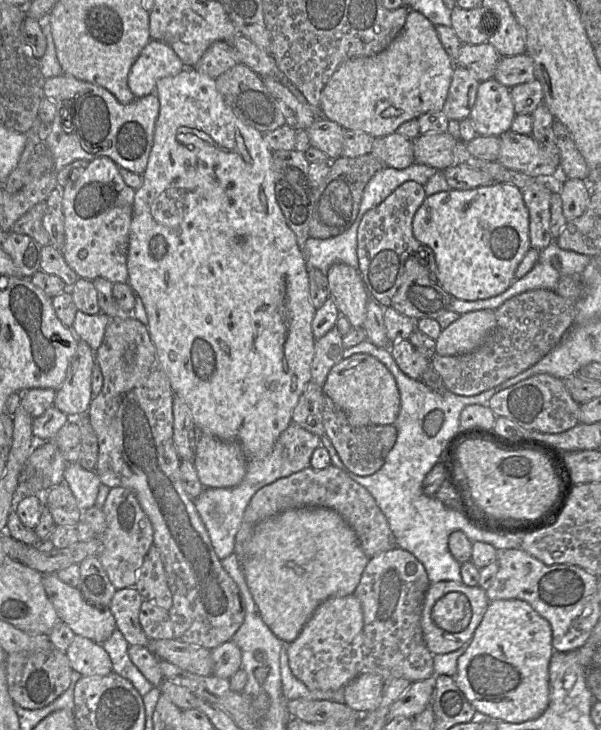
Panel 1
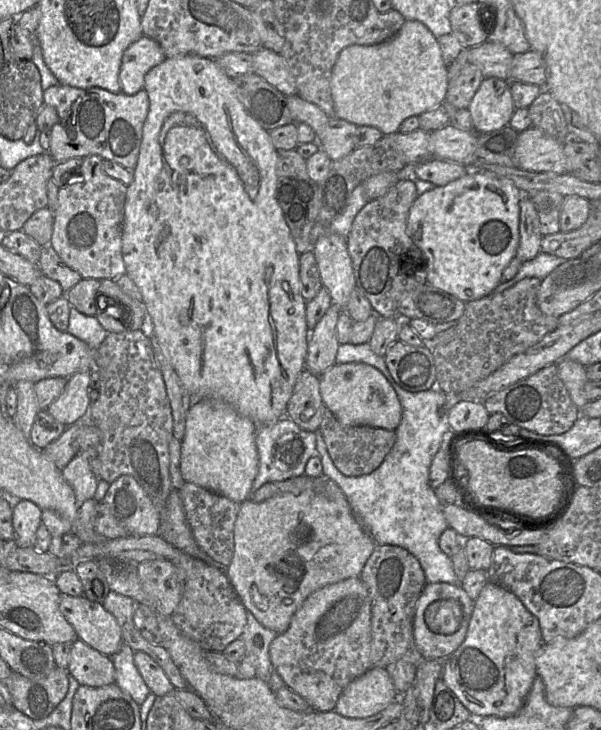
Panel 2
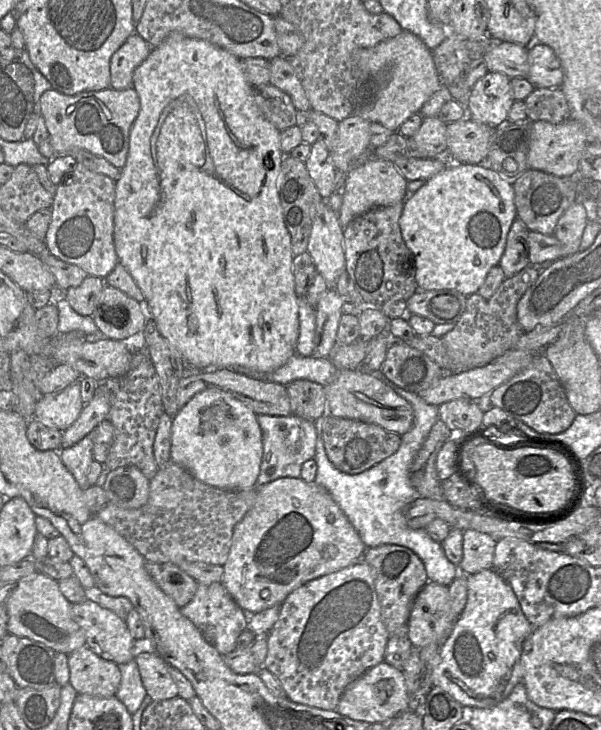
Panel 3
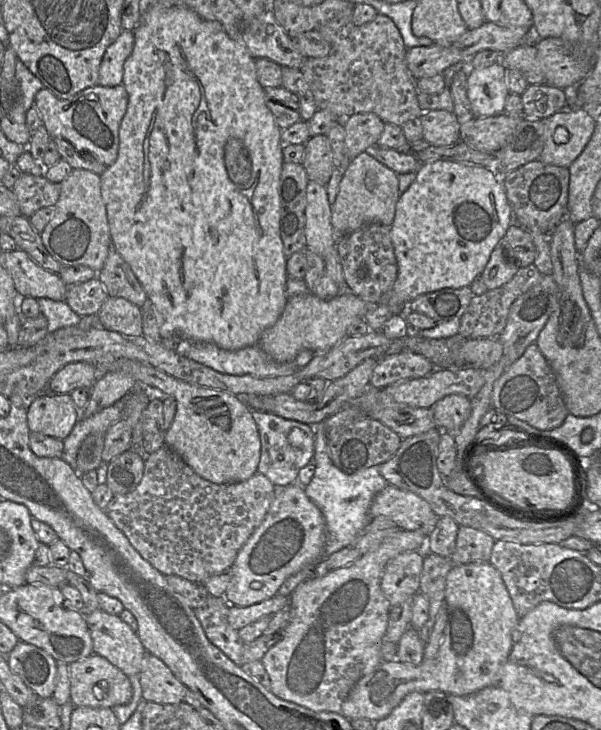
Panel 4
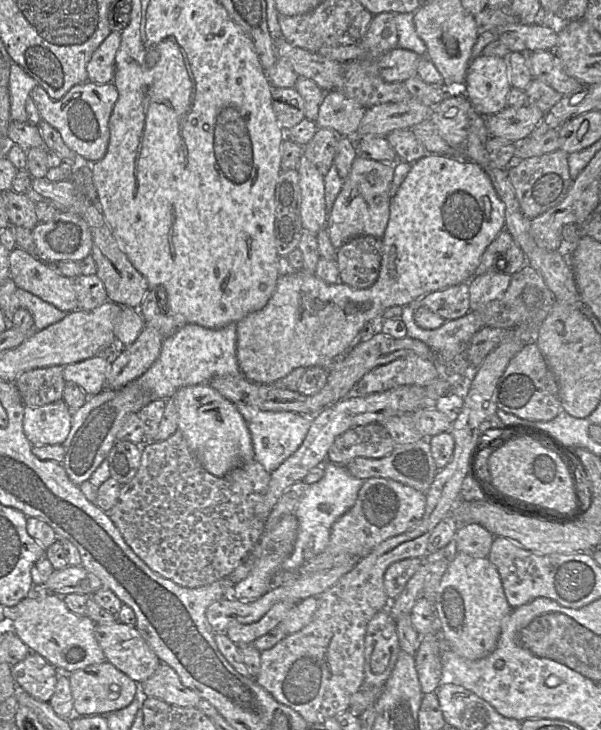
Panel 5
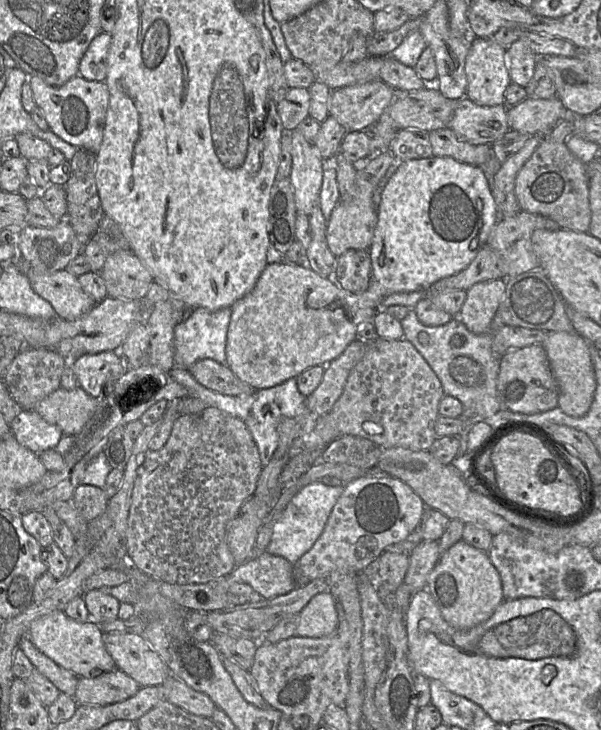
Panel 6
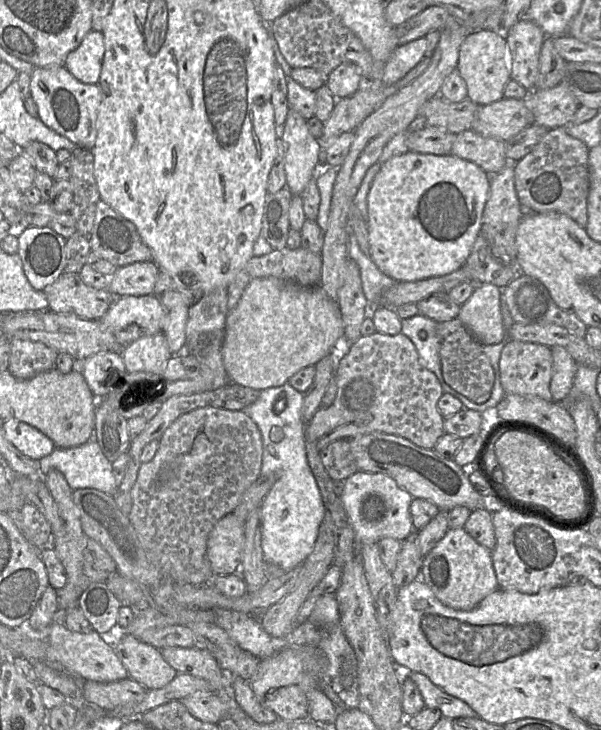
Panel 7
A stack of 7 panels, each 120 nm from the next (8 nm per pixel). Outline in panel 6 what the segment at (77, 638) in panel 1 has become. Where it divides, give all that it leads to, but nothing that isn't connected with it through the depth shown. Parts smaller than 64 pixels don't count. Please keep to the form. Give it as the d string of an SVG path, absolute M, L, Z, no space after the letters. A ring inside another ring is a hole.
M116 668L94 677L79 677L74 699L78 705L106 706L134 696L141 686Z

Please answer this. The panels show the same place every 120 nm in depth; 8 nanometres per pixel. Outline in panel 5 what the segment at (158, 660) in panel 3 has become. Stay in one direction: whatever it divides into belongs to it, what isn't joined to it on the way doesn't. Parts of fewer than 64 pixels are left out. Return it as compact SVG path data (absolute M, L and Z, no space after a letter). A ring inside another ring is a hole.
M161 662L155 673L140 683L143 694L178 707L196 707L201 697L184 686L173 668Z

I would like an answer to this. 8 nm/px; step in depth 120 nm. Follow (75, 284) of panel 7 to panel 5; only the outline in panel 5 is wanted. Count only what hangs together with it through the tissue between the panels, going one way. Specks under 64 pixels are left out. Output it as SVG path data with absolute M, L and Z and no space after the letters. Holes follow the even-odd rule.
M15 247L10 251L9 264L10 277L18 288L39 297L43 301L52 304L66 313L77 309L77 299L73 279L59 274L47 263L38 259L38 257L30 255L19 247Z

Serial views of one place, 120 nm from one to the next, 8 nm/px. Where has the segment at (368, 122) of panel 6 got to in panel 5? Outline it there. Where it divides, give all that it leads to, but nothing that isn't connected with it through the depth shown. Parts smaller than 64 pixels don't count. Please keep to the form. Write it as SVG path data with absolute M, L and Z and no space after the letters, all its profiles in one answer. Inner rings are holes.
M338 90L325 93L315 120L318 128L329 128L339 136L354 137L366 108Z

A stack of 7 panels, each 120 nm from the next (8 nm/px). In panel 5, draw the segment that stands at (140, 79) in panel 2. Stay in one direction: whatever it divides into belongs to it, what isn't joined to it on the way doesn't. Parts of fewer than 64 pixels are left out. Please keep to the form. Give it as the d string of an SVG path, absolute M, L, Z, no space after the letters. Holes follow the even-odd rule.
M113 32L94 51L87 64L88 81L97 84L111 83L115 74L115 56L121 41L120 32Z

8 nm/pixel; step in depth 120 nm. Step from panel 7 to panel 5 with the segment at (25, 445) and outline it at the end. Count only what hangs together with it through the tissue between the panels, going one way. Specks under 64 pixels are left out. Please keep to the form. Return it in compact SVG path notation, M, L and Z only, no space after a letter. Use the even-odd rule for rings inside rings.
M61 399L39 406L24 406L23 432L32 446L62 444L72 424L73 412Z

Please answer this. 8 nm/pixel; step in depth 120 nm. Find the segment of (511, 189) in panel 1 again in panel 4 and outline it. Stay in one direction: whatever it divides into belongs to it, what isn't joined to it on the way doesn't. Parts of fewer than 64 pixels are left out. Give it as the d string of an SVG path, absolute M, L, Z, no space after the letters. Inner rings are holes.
M437 160L421 163L415 174L414 181L399 196L395 206L395 215L391 224L390 236L397 261L398 273L393 290L390 292L390 300L388 301L388 305L385 306L408 306L412 300L427 293L442 289L459 289L470 286L474 279L480 276L489 260L491 252L505 235L508 227L514 223L514 215L507 200L504 186L494 168L485 168L470 163Z

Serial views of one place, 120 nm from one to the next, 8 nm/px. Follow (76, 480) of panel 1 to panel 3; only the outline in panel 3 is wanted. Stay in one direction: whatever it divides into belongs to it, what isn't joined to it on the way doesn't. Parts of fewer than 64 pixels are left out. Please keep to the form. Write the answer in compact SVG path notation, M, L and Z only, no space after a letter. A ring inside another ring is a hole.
M94 430L75 445L68 448L62 448L59 451L63 464L74 476L83 491L90 487L87 480L87 474L90 464L94 460L92 455L93 440Z

